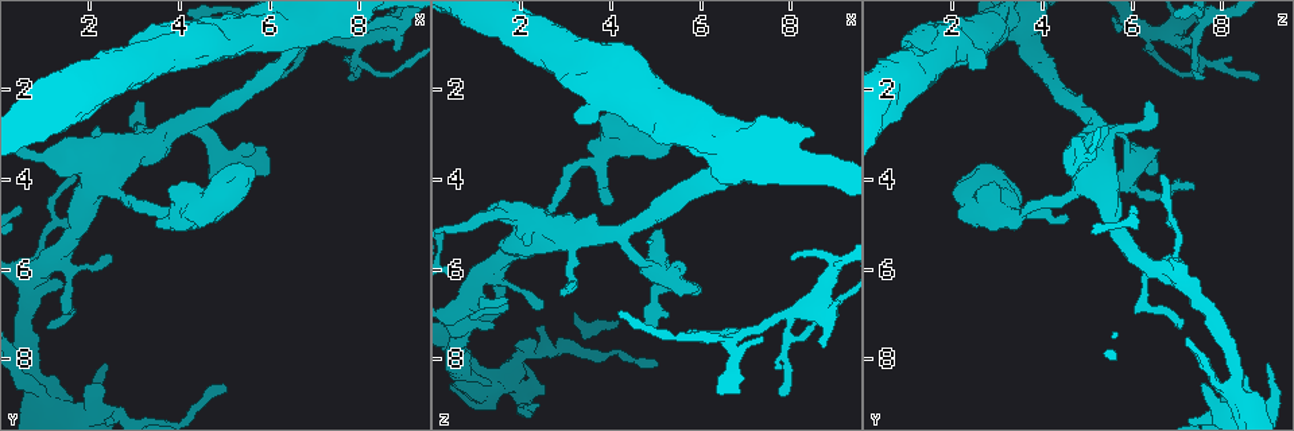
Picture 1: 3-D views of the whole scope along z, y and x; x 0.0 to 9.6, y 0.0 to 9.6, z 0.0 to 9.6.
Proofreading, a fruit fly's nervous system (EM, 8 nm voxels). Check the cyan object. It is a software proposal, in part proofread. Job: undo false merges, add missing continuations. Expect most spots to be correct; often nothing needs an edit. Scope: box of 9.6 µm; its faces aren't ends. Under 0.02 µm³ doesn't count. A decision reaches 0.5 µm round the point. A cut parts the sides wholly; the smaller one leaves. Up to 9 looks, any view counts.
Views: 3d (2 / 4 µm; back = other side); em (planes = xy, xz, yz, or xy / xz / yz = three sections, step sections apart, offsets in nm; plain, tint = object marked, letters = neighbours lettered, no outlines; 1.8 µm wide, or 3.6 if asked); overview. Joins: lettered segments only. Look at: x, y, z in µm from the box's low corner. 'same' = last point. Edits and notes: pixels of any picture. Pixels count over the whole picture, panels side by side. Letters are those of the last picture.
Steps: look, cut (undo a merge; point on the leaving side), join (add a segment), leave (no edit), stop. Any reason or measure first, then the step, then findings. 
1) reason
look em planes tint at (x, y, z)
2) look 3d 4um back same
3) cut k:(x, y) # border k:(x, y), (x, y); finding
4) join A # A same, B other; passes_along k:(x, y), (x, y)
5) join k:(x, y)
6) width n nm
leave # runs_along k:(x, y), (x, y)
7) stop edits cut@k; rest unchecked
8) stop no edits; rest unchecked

look em 3.6um planes letters at (2.10, 3.60, 4.80)

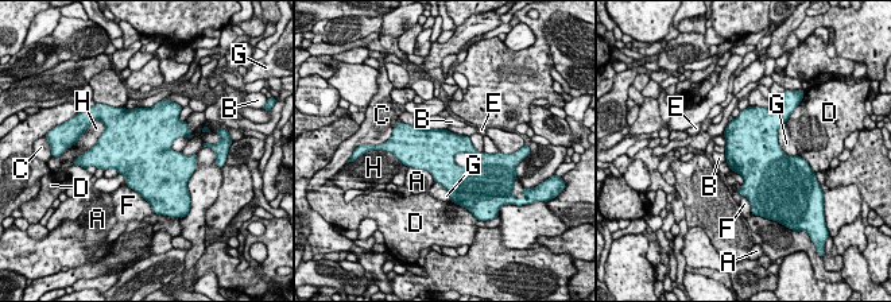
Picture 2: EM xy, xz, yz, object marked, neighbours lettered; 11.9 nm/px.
leave # A other, B other, C other, D other, E other, F other, G other, H other; border 2:(724, 154), (727, 161); all the same neuron

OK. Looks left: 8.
arms run side by side
look 3d 4um at (4.40, 4.35, 3.00)

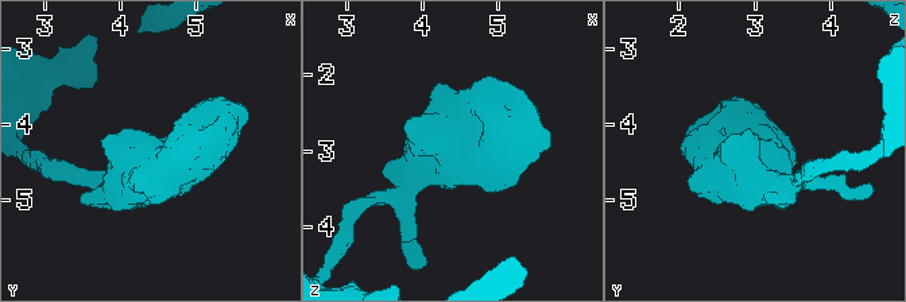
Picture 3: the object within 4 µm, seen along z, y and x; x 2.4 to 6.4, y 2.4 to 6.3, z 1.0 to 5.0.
shape alone is not enough
look em planes letters at (4.45, 4.35, 2.90)

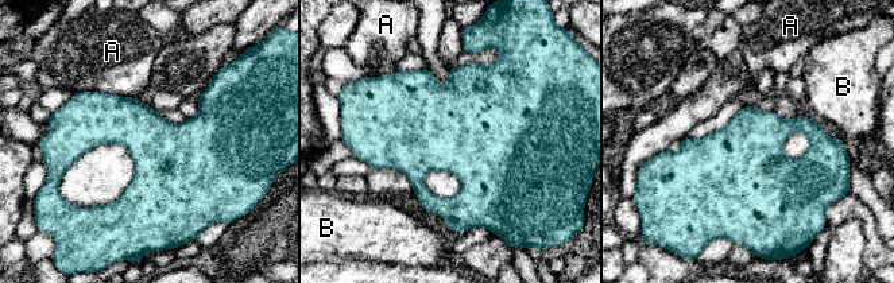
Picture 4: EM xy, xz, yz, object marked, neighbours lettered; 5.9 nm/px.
leave # A other, B other; border 4:(74, 92), (105, 92), (136, 99); continuous, no second neuron

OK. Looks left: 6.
thick turns thin
look em 3.6um planes letters at (1.65, 9.10, 8.15)

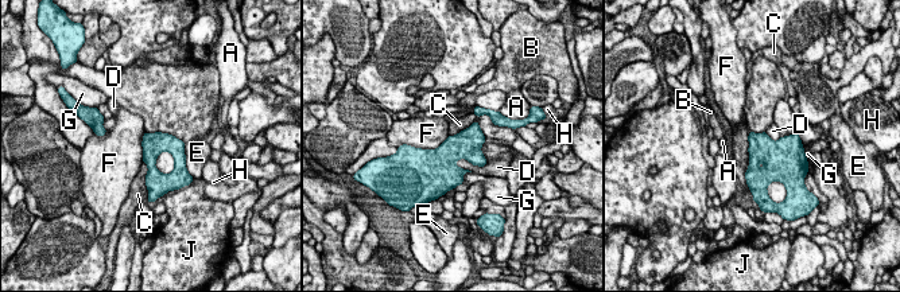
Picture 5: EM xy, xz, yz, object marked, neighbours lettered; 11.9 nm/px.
longest_contact C 650 nm
leave # A other, B other, C other, D other, E other, F other, G other, H other, J other; border 5:(749, 132), (745, 172), (748, 187); all the same neuron

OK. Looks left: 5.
an open end
look em planes tint at (7.90, 1.75, 8.80)

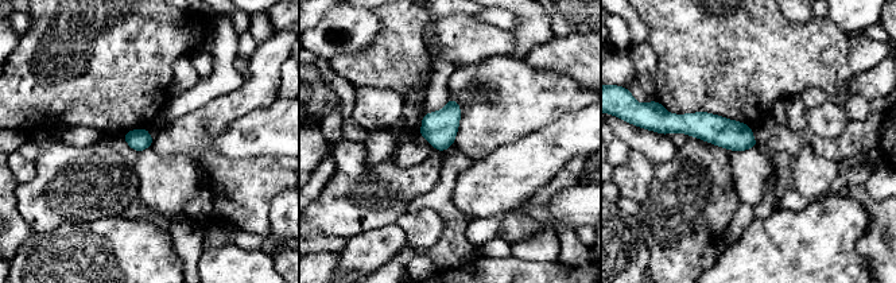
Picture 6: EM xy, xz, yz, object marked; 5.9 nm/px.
look em planes letters same

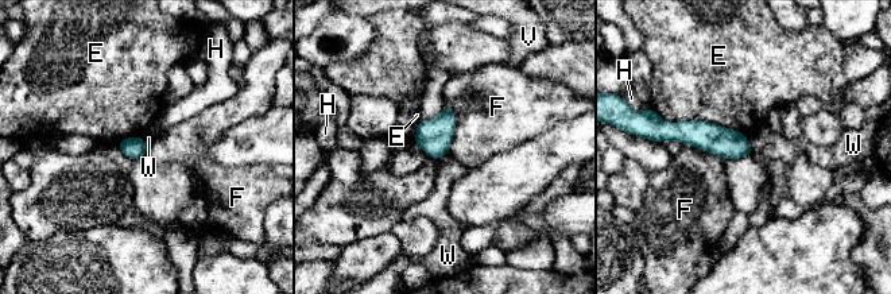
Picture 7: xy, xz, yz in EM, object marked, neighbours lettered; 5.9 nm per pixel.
longest_contact E 550 nm
leave # E other, F other, H other, V other, W other; border 7:(746, 136), (752, 154); no lettered segment goes on from it

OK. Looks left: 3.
stop no edits; rest unchecked

